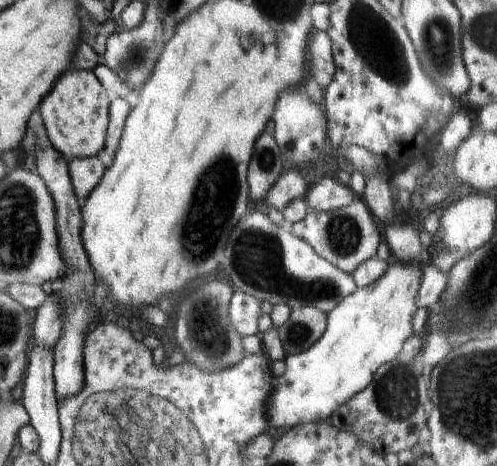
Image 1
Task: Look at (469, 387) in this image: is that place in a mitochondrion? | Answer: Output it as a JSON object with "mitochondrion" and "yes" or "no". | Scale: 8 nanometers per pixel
{"mitochondrion":"yes"}

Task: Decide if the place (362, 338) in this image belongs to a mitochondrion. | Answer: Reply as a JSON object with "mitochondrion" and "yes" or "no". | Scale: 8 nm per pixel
{"mitochondrion":"no"}

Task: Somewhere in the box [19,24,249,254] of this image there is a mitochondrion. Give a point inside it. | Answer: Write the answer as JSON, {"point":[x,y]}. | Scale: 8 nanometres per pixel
{"point":[137,58]}

